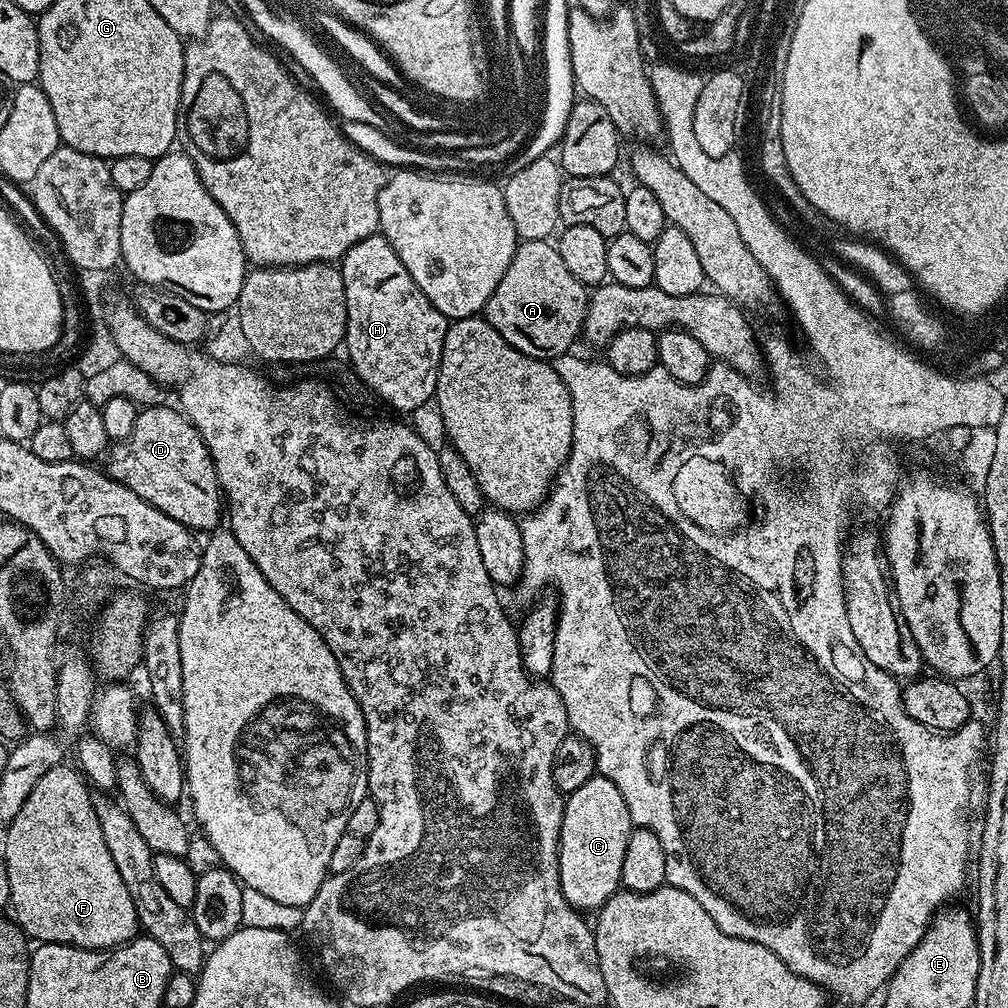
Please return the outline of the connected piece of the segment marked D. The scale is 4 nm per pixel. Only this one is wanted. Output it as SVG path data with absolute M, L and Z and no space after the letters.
M168 404L141 407L134 422L134 430L130 430L124 440L115 441L107 449L107 458L108 461L102 464L102 468L111 480L122 482L127 488L134 490L138 498L150 502L150 506L162 510L162 514L170 514L174 522L182 522L182 526L197 534L208 534L221 527L222 493L216 477L216 467L214 462L208 459L208 448L200 437L200 431L188 421L179 407Z

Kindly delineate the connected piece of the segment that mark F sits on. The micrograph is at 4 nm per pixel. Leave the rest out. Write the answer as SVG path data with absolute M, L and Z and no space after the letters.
M67 763L59 764L46 770L46 774L42 774L42 778L38 778L34 790L30 790L30 798L26 798L26 802L22 802L22 810L18 810L14 822L10 822L3 833L5 836L2 858L6 862L6 874L10 874L10 898L12 899L10 912L13 912L11 915L14 917L15 923L20 925L20 930L25 937L31 938L33 941L36 939L36 942L40 944L69 944L75 948L99 948L101 950L119 948L120 945L127 944L138 934L134 901L130 898L130 893L126 890L126 885L122 882L122 877L117 867L114 866L109 851L106 850L105 839L102 838L102 827L99 826L94 806L91 805L93 793L86 787L85 777L75 767L72 767L73 769L68 767Z

